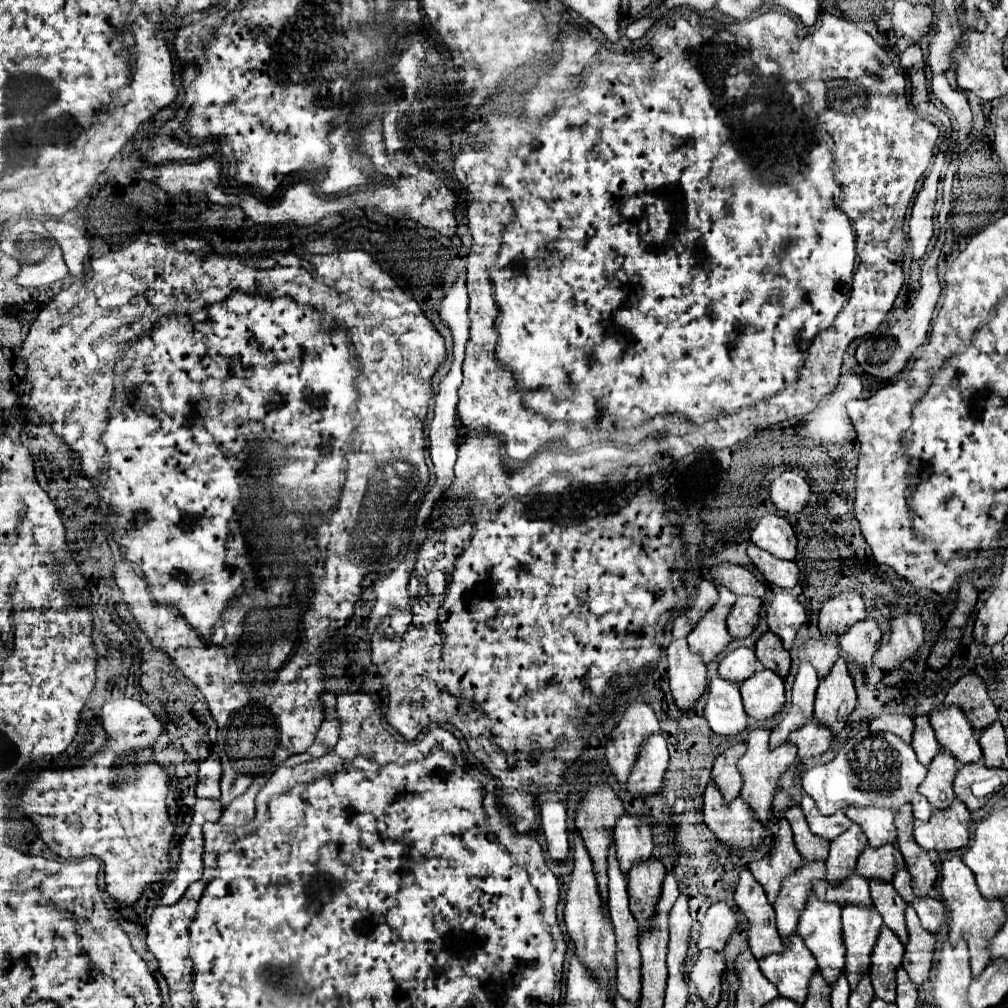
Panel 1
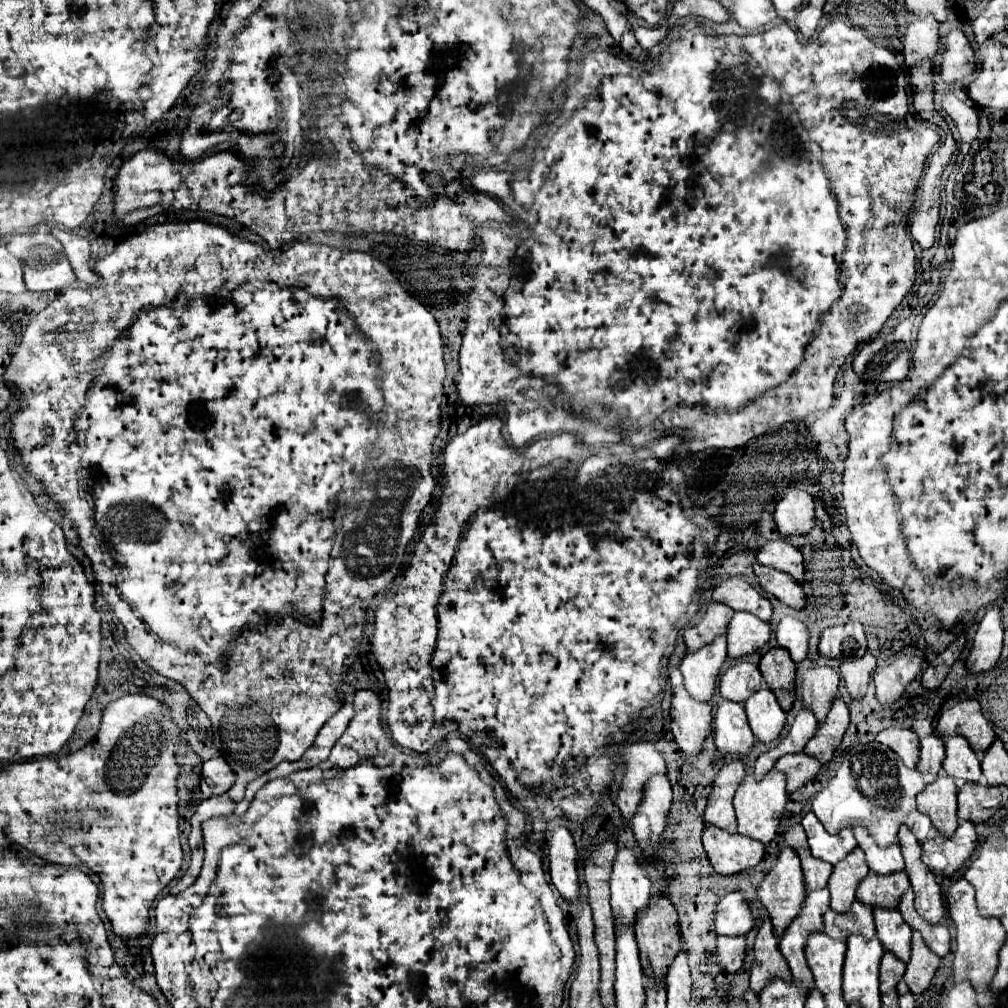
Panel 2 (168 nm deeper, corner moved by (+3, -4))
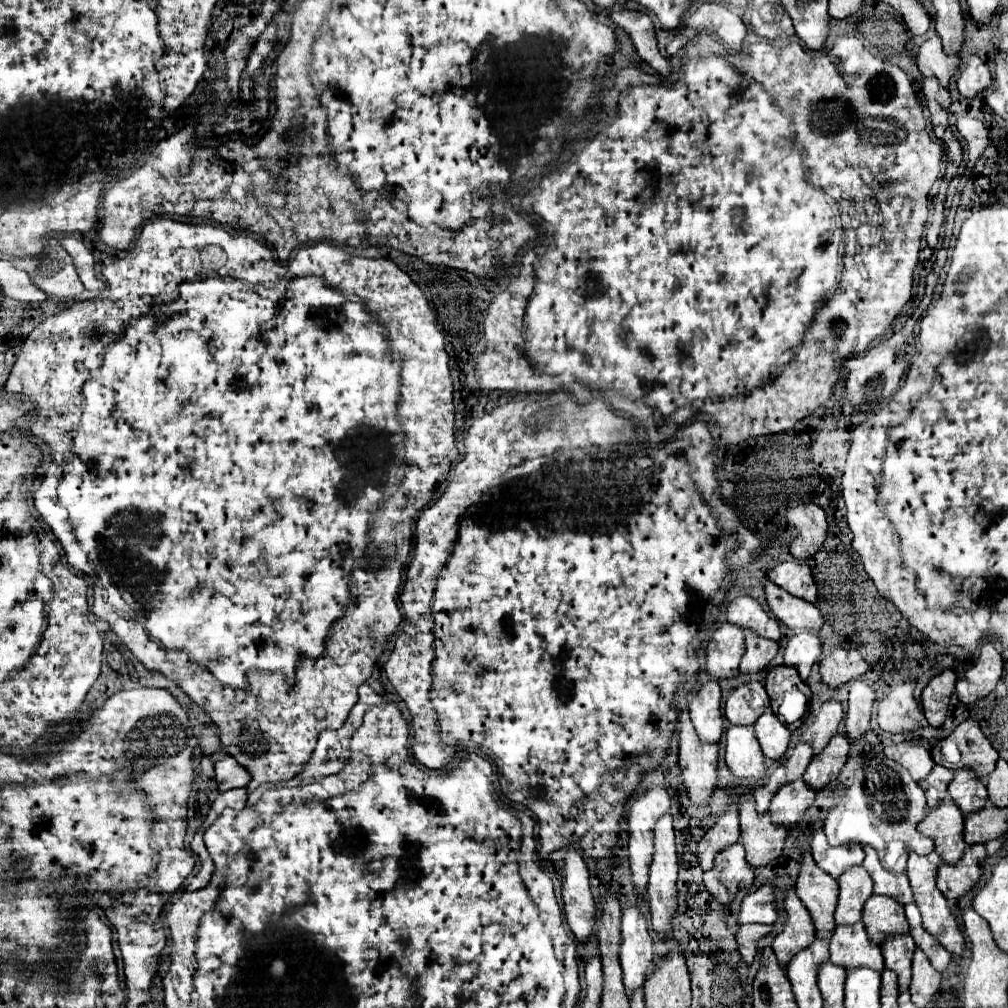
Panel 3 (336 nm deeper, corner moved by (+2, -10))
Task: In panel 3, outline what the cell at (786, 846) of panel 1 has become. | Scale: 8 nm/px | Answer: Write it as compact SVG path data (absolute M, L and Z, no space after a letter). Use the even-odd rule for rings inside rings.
M795 889L787 891L785 909L787 909L787 925L771 945L781 967L785 967L791 961L797 949L805 949L805 945L809 945L809 941L815 939L813 919L805 909L805 905L801 903L801 899L795 895Z

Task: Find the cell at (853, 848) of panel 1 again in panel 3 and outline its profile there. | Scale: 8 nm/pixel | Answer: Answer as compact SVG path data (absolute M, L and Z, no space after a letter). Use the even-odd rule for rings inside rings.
M857 865L847 869L839 879L839 903L835 911L837 925L853 925L861 921L865 901L873 895L873 881L865 867Z

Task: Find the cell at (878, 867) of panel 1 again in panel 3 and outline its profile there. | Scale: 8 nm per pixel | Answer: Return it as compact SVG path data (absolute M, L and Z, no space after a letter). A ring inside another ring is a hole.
M871 895L863 909L863 923L869 933L869 939L873 939L875 945L881 945L885 937L891 937L895 933L907 933L907 919L903 913L903 907L883 895Z

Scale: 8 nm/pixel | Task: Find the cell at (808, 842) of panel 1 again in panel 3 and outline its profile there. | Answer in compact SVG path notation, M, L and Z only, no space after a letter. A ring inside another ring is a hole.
M809 851L803 855L801 873L799 873L795 891L815 921L817 937L829 939L835 929L833 913L839 897L839 883L833 877L825 875L813 863L813 857Z

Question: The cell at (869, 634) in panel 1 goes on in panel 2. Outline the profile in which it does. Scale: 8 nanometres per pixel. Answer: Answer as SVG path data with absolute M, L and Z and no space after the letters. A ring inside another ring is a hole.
M866 651L862 657L852 657L842 661L840 673L852 697L862 697L866 693L874 667L876 667L876 657L870 651Z

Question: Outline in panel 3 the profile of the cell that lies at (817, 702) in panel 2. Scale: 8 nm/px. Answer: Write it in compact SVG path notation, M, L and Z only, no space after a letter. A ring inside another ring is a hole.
M835 701L823 703L815 721L801 733L801 741L813 745L815 755L821 753L821 749L825 749L829 739L837 733L841 719L843 719L843 709L839 703Z

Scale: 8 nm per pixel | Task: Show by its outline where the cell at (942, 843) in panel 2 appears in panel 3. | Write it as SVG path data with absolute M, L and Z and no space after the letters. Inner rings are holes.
M969 845L965 849L965 855L957 865L945 865L941 863L937 873L937 887L947 899L959 899L967 895L973 885L981 879L981 867L987 853L983 845Z

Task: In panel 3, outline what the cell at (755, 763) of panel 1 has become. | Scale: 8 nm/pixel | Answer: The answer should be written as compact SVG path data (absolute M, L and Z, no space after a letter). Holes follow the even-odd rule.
M753 799L741 803L739 821L741 821L741 841L745 845L749 865L759 869L781 857L787 829L773 825L769 821L769 813L759 815L755 811Z

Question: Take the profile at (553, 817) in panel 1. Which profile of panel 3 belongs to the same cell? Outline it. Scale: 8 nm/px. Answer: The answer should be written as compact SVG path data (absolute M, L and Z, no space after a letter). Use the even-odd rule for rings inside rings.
M569 849L565 859L565 885L563 885L563 905L567 923L573 931L573 935L587 943L593 935L595 925L595 901L591 895L591 883L589 883L589 871L581 855L573 849Z

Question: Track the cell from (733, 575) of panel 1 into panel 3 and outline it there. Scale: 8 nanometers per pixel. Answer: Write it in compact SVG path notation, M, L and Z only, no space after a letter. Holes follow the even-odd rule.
M737 597L727 607L727 621L733 625L739 625L743 629L753 629L757 635L765 639L779 641L781 631L777 619L771 619L761 605L751 597Z

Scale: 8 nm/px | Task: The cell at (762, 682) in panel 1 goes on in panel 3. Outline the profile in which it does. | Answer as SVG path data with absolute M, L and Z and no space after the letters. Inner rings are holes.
M767 709L759 719L757 723L753 725L755 727L755 733L757 733L757 739L759 739L759 745L765 753L765 757L777 761L785 755L787 747L789 747L789 737L791 737L791 731L775 717L775 713L771 709Z

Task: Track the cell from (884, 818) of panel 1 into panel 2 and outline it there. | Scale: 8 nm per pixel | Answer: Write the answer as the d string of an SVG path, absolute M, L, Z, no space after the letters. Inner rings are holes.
M856 825L854 829L858 847L866 853L866 863L870 867L870 871L874 873L894 873L894 871L902 871L904 869L904 859L900 853L900 845L892 843L888 847L880 847L872 835L868 835L868 827L864 825Z

